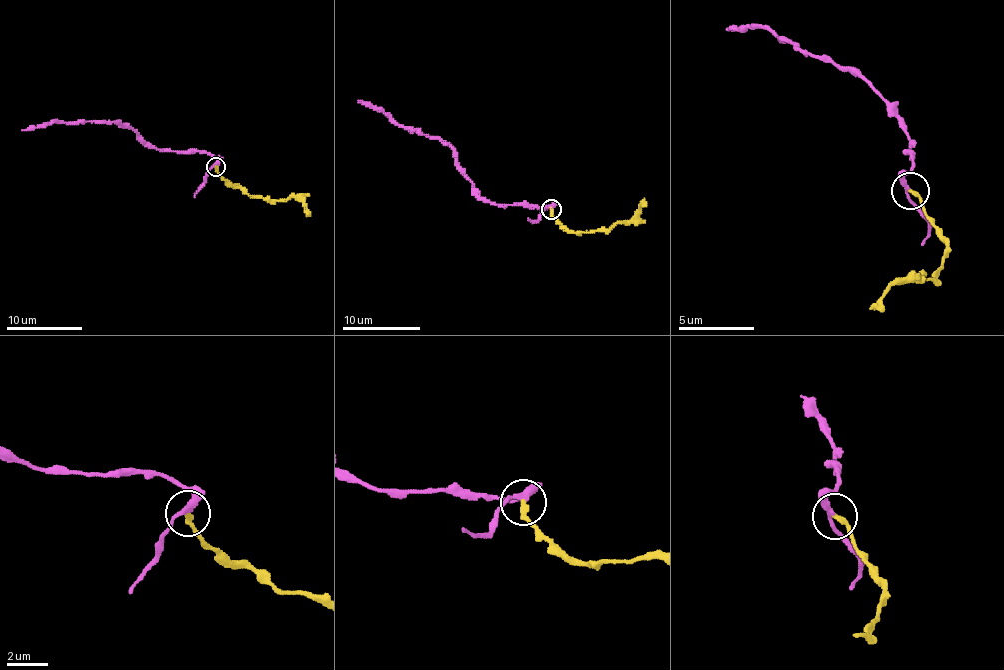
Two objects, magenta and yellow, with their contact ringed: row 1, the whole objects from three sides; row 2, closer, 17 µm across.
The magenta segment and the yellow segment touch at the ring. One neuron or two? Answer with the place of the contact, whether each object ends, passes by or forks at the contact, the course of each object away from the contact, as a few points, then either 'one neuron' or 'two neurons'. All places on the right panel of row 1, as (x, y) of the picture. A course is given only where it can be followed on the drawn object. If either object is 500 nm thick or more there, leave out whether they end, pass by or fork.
at (910, 191); magenta passes by; yellow ends there; magenta runs (911, 189), (907, 179), (911, 161), (907, 132), (860, 77), (766, 27), (727, 28); yellow runs (911, 189), (944, 236), (947, 255), (934, 277), (895, 283), (868, 308); two neurons

